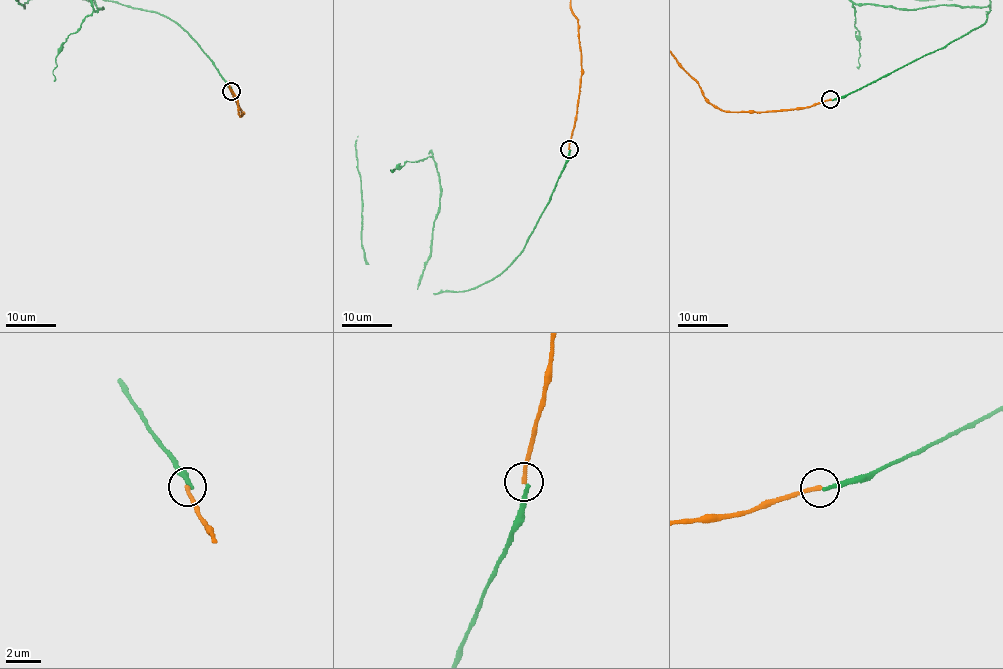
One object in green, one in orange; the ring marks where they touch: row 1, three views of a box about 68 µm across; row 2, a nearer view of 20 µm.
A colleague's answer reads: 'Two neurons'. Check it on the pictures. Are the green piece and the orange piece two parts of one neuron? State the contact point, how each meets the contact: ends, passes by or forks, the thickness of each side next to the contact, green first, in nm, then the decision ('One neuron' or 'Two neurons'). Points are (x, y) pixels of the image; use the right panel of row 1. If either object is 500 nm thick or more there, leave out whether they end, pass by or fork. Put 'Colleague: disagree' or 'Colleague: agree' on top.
Colleague: agree
Place: (830, 99). At the ring green ends. At the ring orange ends. Thickness 220 nm (green) against 240 nm. Two neurons

